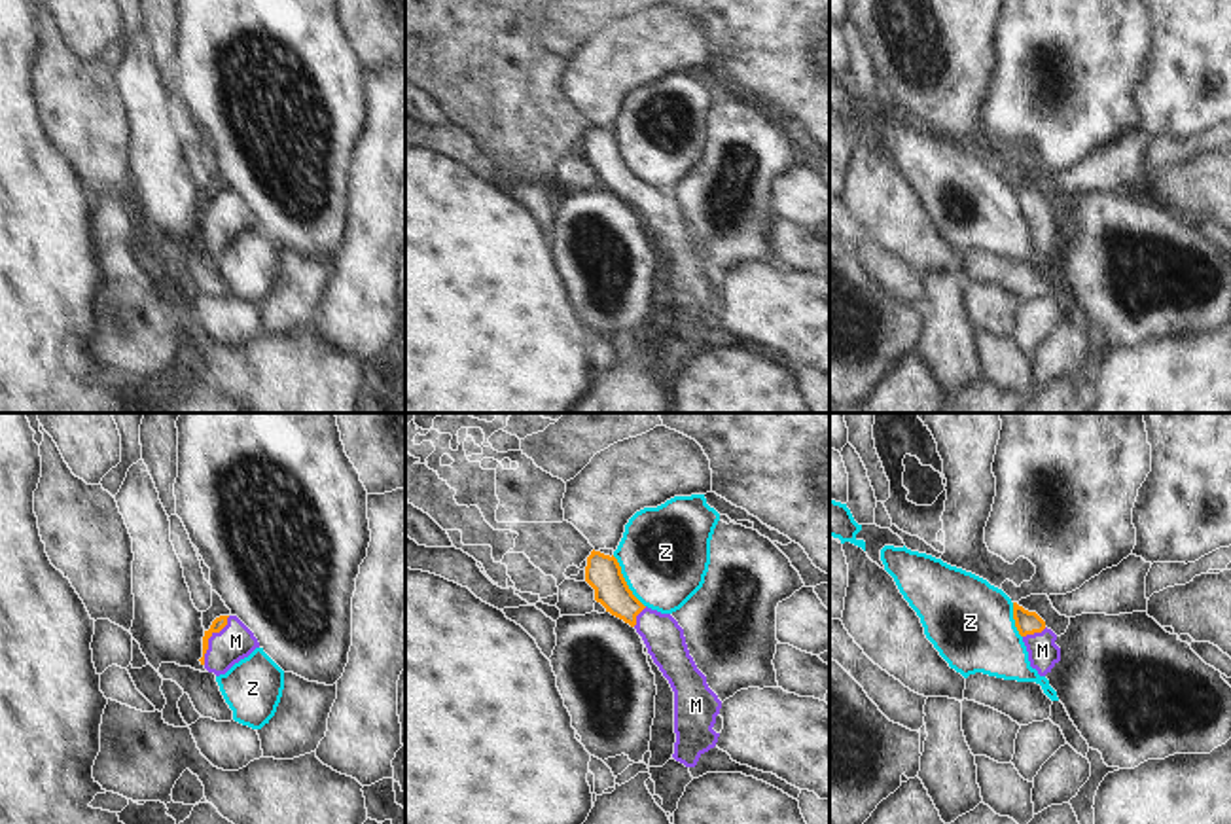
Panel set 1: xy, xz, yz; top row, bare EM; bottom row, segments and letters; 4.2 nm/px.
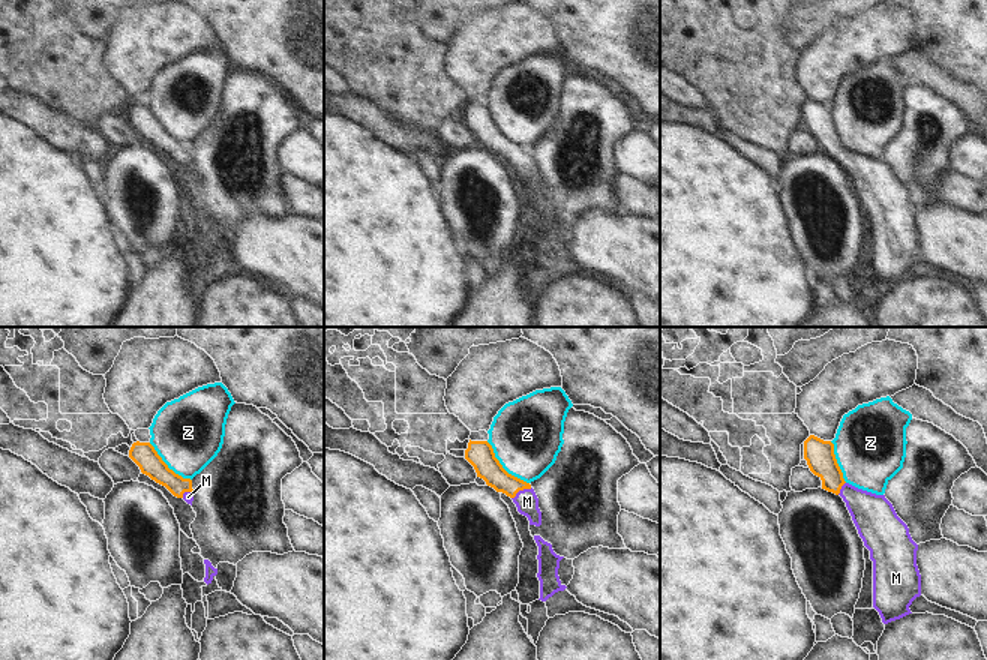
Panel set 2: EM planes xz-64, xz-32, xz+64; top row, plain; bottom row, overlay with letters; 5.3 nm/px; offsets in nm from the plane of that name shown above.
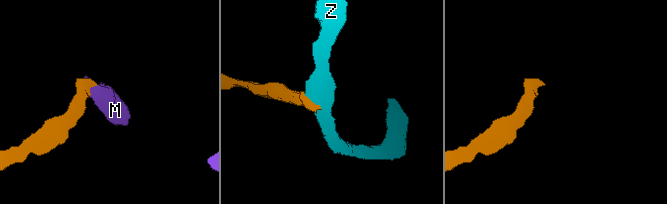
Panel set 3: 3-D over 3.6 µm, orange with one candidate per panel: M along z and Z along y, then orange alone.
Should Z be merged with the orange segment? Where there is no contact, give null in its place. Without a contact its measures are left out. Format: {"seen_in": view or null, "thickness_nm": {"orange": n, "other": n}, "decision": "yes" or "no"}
{"seen_in": "xz", "thickness_nm": {"orange": 160, "other": 380}, "decision": "no"}

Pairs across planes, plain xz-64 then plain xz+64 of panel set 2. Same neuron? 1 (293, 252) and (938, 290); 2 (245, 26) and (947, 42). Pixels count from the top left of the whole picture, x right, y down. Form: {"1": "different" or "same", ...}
{"1": "different", "2": "same"}

